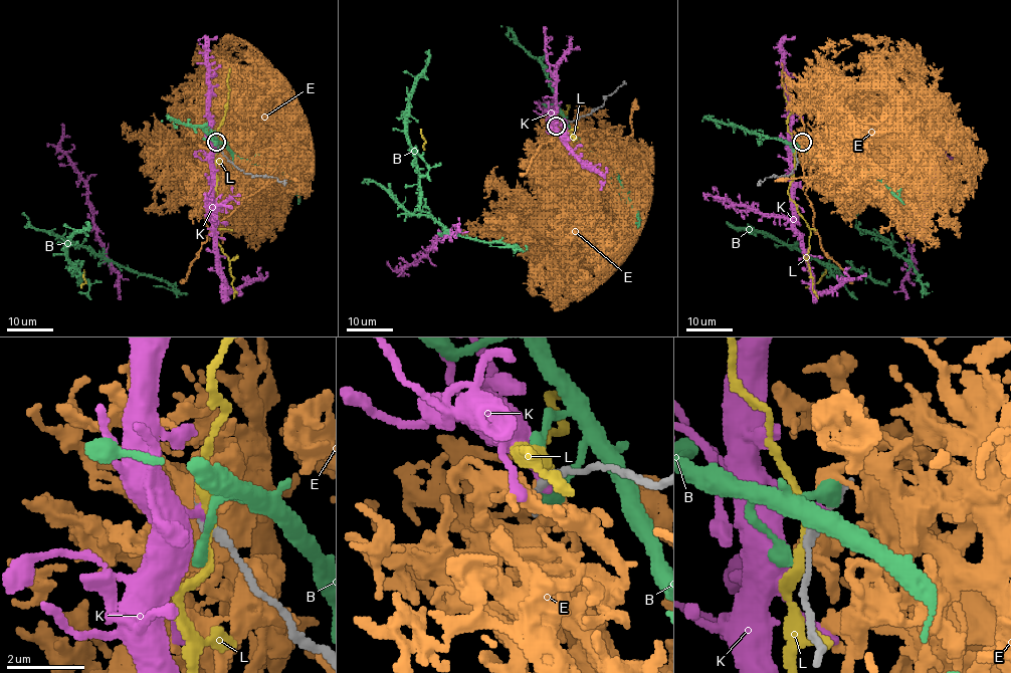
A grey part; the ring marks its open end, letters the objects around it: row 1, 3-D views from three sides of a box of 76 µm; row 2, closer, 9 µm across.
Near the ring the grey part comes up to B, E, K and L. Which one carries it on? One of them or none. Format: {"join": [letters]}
{"join": []}

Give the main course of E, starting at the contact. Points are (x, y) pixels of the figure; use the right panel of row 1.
E: (802, 141), (819, 143), (827, 163), (835, 169), (814, 178), (805, 189), (819, 243), (851, 282)

